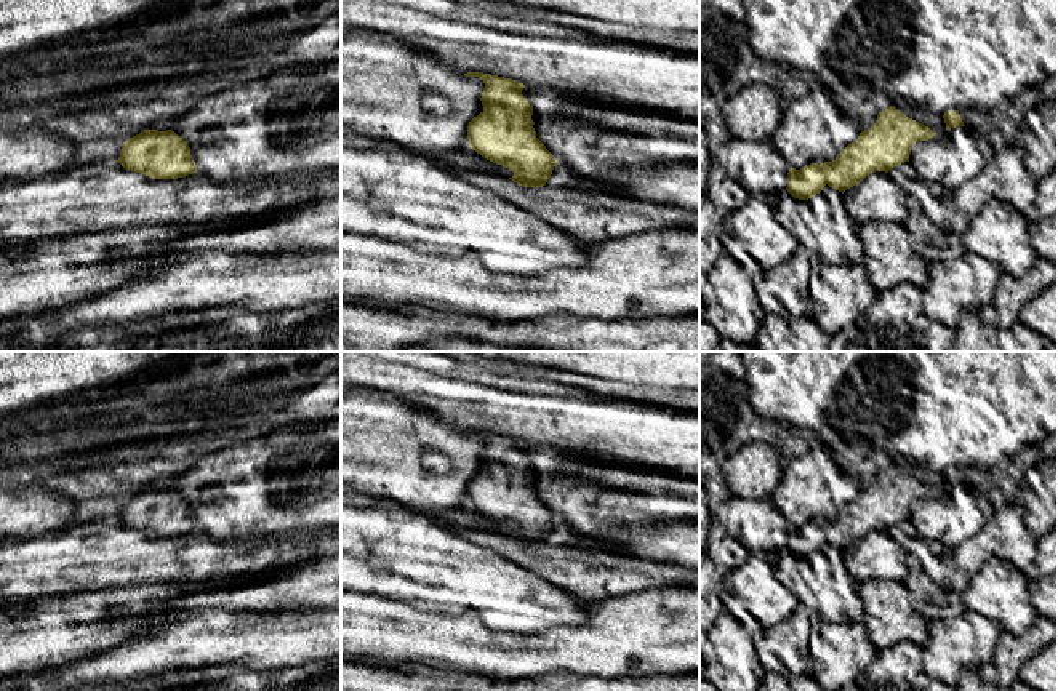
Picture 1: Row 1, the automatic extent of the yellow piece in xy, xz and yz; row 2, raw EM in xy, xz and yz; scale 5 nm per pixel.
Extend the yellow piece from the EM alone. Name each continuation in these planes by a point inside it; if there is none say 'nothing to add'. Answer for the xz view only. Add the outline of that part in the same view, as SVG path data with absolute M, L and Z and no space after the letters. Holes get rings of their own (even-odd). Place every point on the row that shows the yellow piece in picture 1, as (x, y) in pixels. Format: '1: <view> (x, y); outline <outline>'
nothing to add

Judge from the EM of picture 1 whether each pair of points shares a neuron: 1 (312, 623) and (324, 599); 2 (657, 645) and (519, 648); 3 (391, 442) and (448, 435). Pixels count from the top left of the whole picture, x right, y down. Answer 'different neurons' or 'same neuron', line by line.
1: different neurons
2: same neuron
3: same neuron

